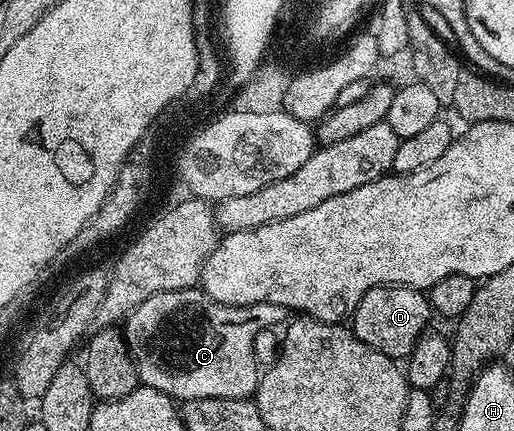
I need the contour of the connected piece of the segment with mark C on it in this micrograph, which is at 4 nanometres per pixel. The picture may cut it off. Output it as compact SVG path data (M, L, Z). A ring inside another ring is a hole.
M188 287L147 297L125 316L123 334L137 364L137 378L144 386L159 389L174 401L248 399L256 396L259 382L257 338L268 327L280 328L285 315L283 305L232 307L216 303L204 290Z

